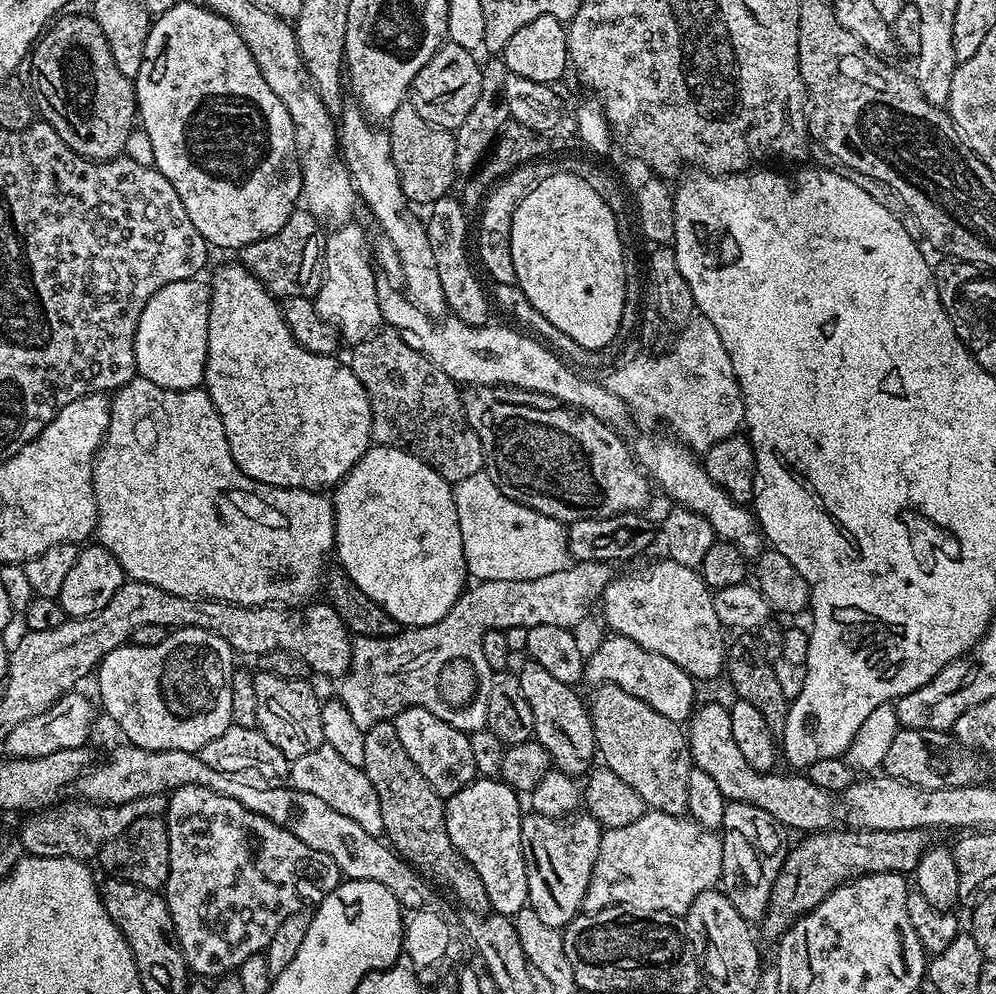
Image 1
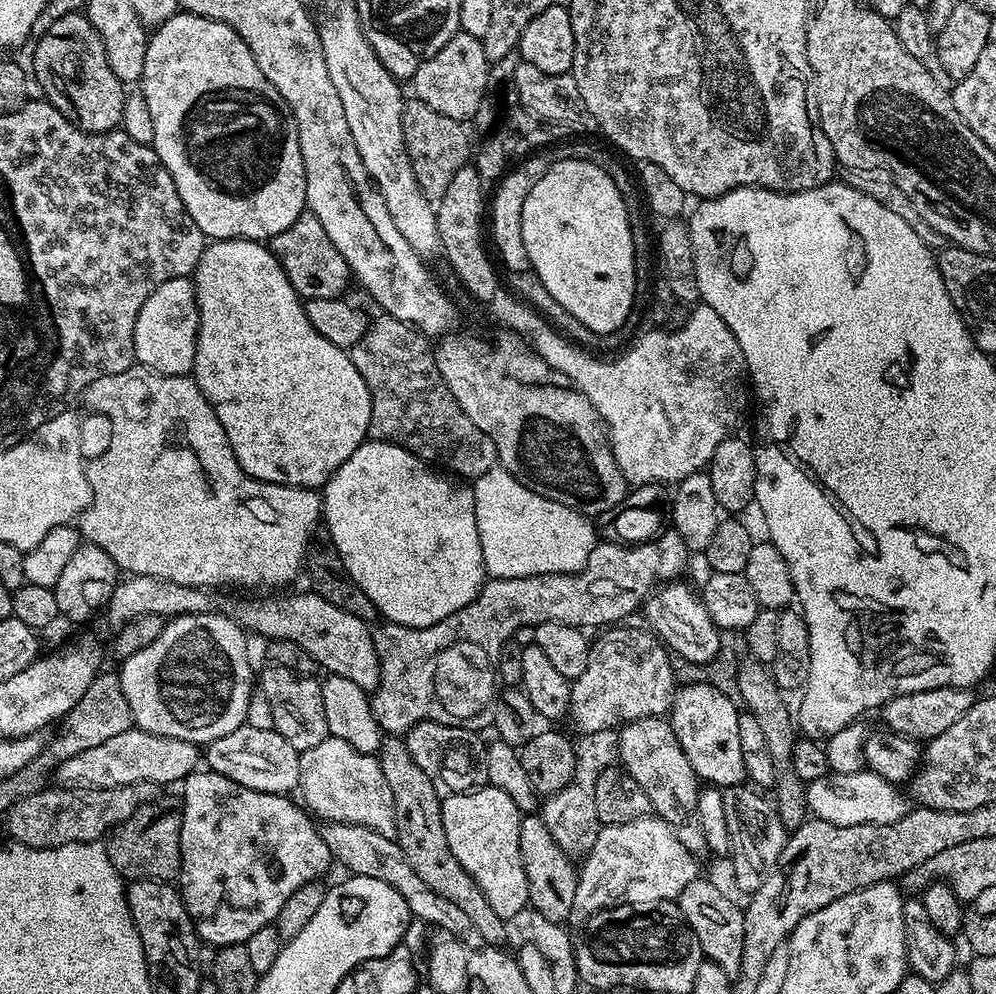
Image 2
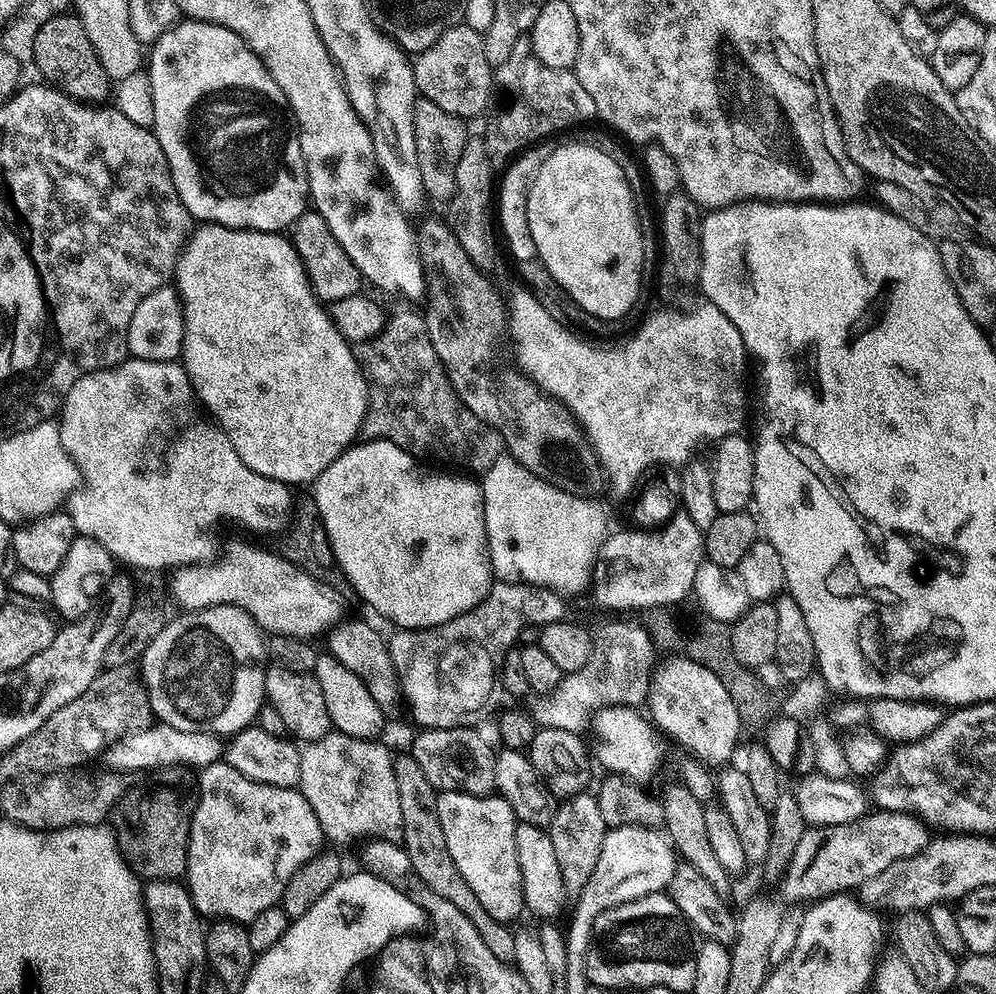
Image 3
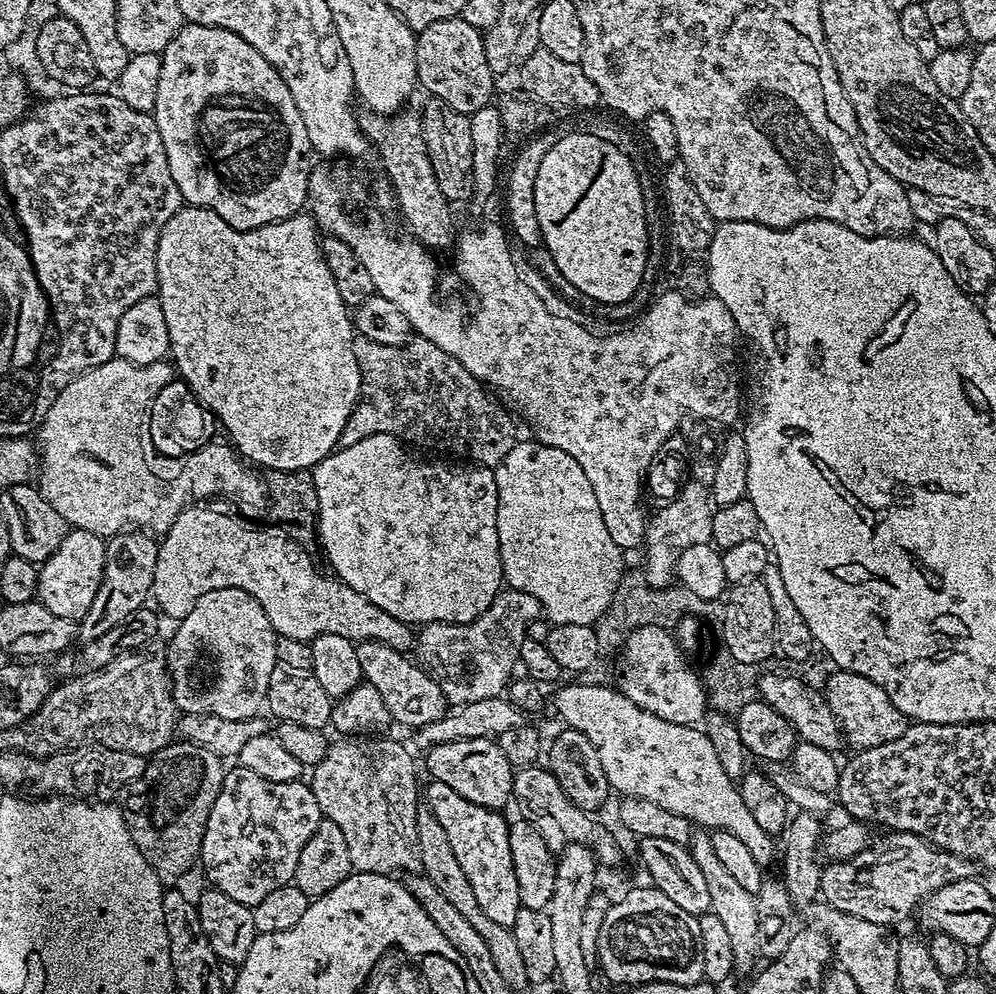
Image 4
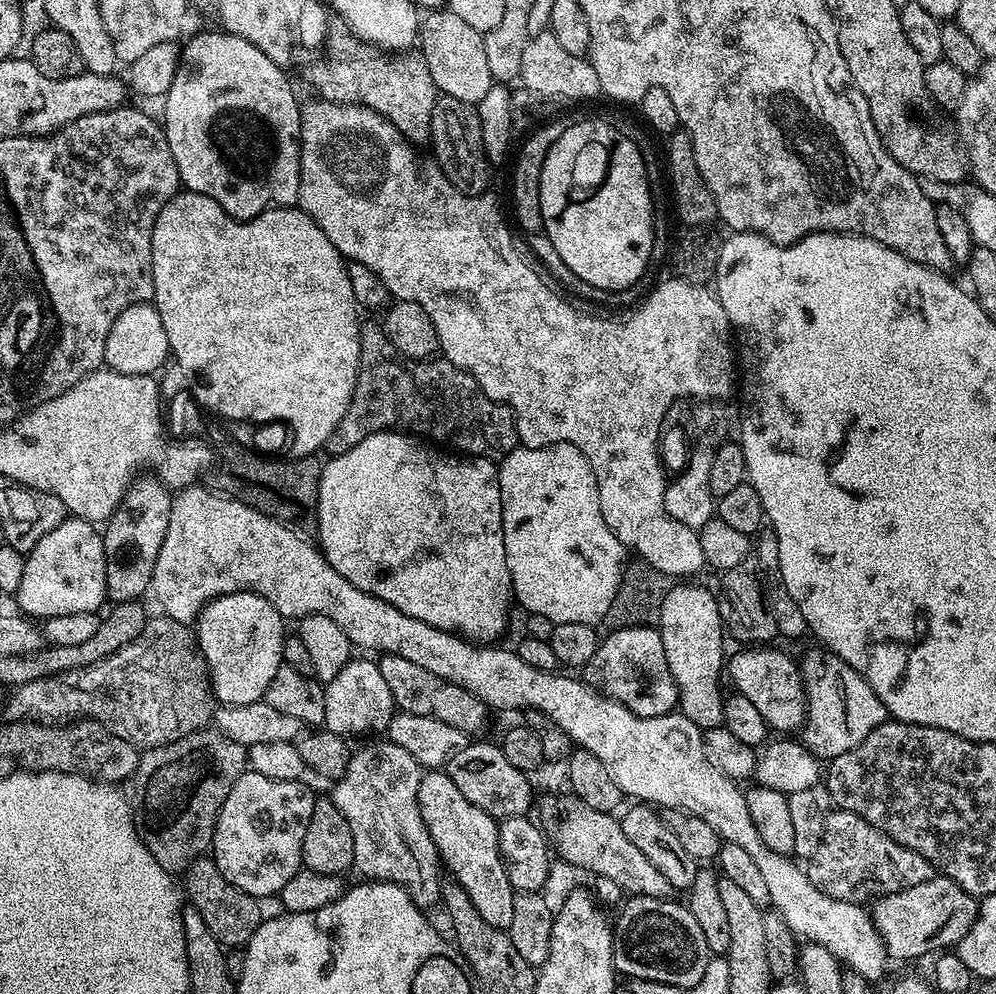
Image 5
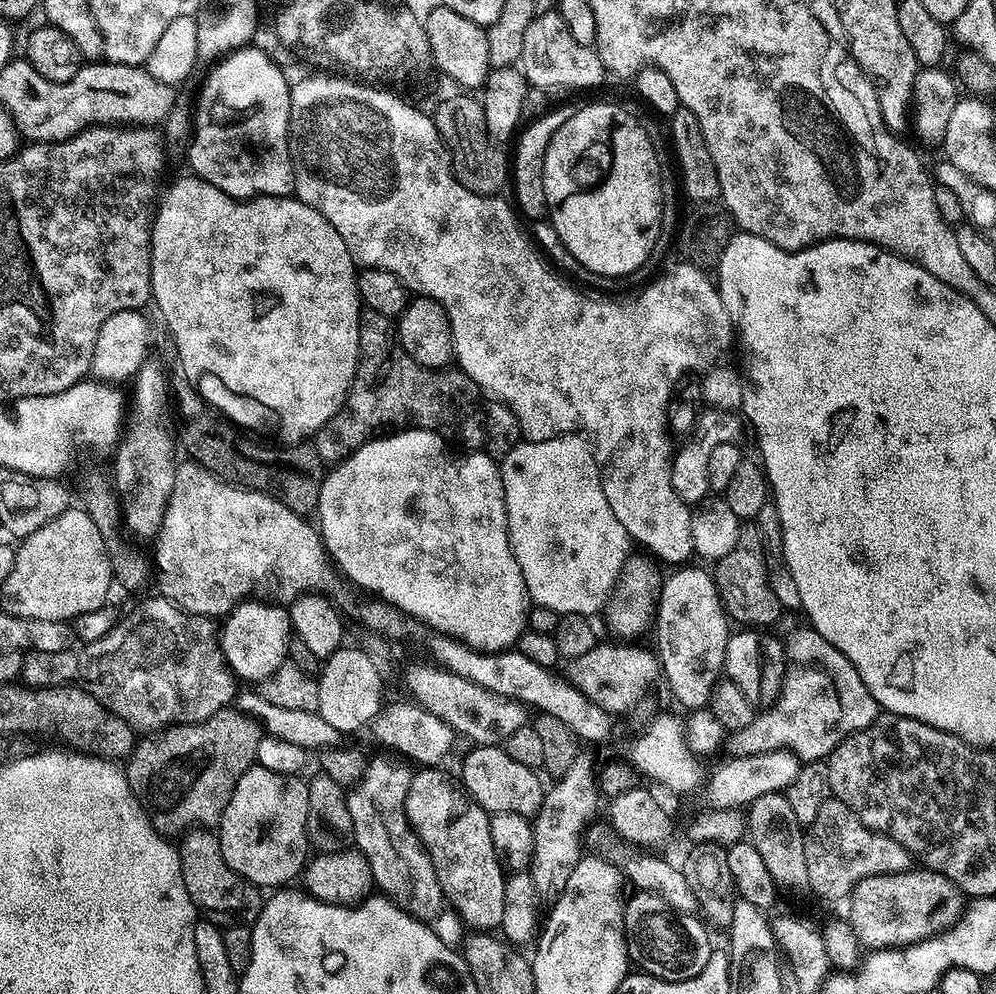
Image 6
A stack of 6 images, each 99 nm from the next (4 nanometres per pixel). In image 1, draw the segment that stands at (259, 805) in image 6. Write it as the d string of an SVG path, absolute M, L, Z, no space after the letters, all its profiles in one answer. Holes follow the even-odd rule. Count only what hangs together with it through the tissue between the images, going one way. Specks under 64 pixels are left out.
M191 784L175 788L168 796L166 823L170 838L170 874L162 895L170 910L176 940L188 963L188 971L197 977L219 978L239 969L246 958L263 953L278 926L282 926L290 914L308 906L304 904L319 904L342 883L338 866L330 854L310 850L310 846L294 838L290 830L206 786Z

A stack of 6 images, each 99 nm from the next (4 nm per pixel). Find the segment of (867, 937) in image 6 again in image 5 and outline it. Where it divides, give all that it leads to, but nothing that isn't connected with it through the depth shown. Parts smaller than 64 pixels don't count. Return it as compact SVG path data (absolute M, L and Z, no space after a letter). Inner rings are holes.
M933 874L926 882L918 882L916 886L904 888L900 892L885 892L879 898L881 900L870 908L870 915L893 961L916 960L927 952L936 954L941 949L951 949L959 944L962 938L966 938L966 934L974 926L976 915L980 913L977 897L962 890L962 886L958 886L949 876L943 874Z

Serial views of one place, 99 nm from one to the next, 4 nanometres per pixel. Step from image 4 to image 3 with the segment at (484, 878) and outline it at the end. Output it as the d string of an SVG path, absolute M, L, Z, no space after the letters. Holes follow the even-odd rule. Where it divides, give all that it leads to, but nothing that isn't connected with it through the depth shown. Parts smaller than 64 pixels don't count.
M444 790L437 795L438 822L442 822L442 834L446 834L446 846L454 866L458 866L462 878L478 902L498 922L511 925L512 920L525 911L522 890L522 870L518 866L518 846L514 846L517 819L510 802L498 794L475 796L455 790Z

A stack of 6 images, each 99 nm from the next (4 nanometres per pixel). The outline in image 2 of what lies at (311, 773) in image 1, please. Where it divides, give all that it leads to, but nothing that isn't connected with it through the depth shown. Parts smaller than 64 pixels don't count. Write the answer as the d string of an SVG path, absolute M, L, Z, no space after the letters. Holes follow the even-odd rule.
M327 736L318 746L310 746L310 750L300 753L298 792L304 795L303 807L321 816L321 821L366 826L386 838L396 839L394 796L382 774L379 759L354 750L354 746L342 742L342 738Z

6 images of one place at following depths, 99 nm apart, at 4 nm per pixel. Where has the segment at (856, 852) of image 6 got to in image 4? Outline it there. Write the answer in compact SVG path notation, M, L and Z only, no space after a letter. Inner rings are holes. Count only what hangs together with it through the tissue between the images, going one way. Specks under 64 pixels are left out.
M893 831L887 835L881 844L873 843L851 860L832 862L823 869L819 890L823 903L854 914L854 918L866 918L866 922L897 926L911 912L913 915L934 890L942 890L942 886L950 886L950 882L973 875L972 861L935 848L920 836Z

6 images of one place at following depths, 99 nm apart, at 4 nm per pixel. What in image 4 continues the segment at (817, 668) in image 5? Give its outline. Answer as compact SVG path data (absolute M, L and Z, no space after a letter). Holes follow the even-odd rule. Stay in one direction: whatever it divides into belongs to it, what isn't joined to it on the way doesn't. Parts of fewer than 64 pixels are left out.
M833 671L833 676L828 680L826 695L830 710L834 710L836 720L840 724L840 731L844 734L844 739L849 745L853 744L853 749L863 750L882 746L882 742L894 742L909 726L908 717L902 714L890 702L886 690L870 678L862 678L853 672Z

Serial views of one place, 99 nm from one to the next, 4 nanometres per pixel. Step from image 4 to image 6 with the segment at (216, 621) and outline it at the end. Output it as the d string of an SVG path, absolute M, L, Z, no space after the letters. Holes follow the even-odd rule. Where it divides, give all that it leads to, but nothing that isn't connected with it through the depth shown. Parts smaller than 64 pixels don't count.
M249 598L228 613L220 628L220 645L229 668L241 681L270 678L289 659L288 641L293 639L289 609L275 602Z

